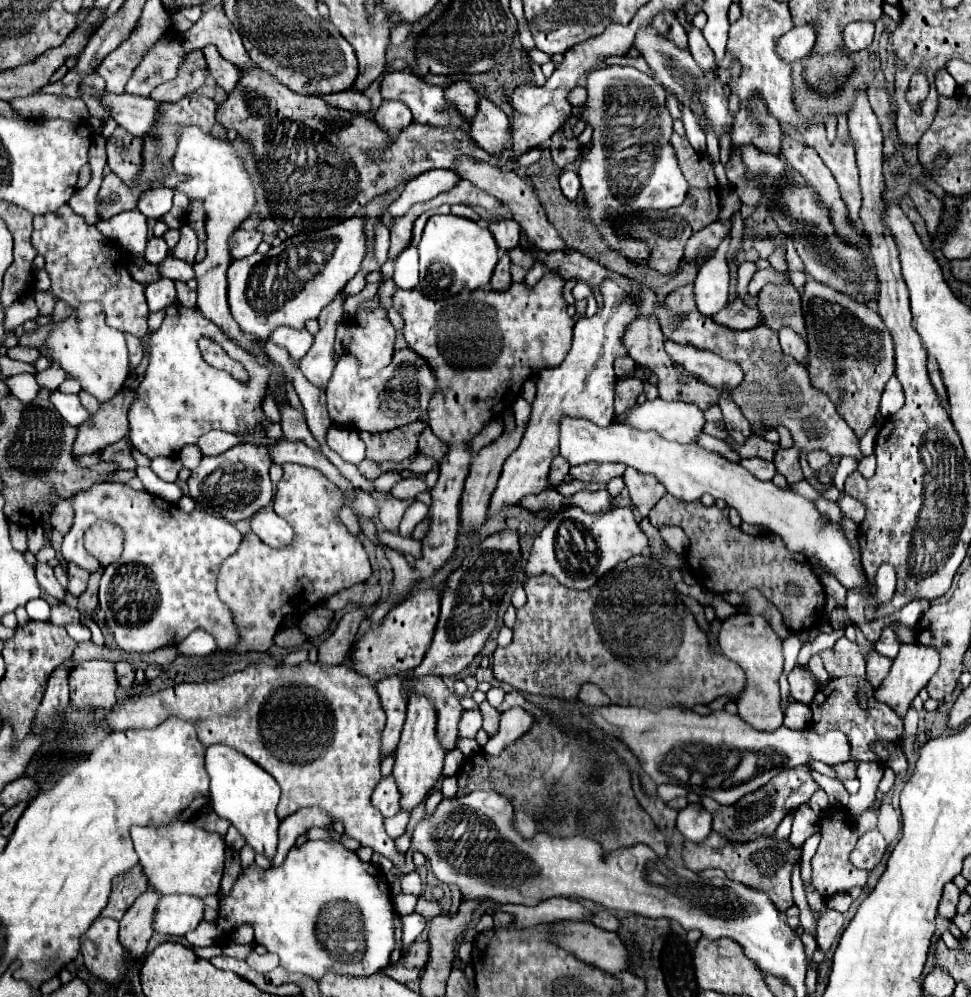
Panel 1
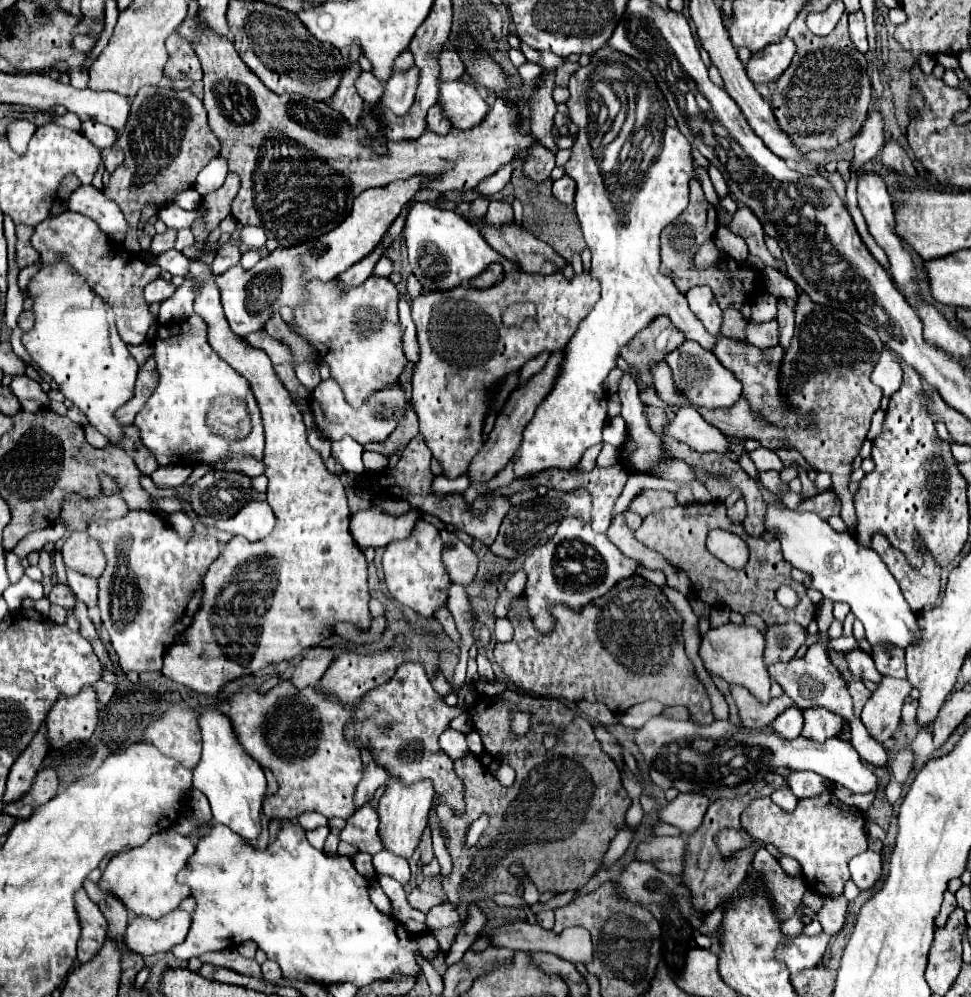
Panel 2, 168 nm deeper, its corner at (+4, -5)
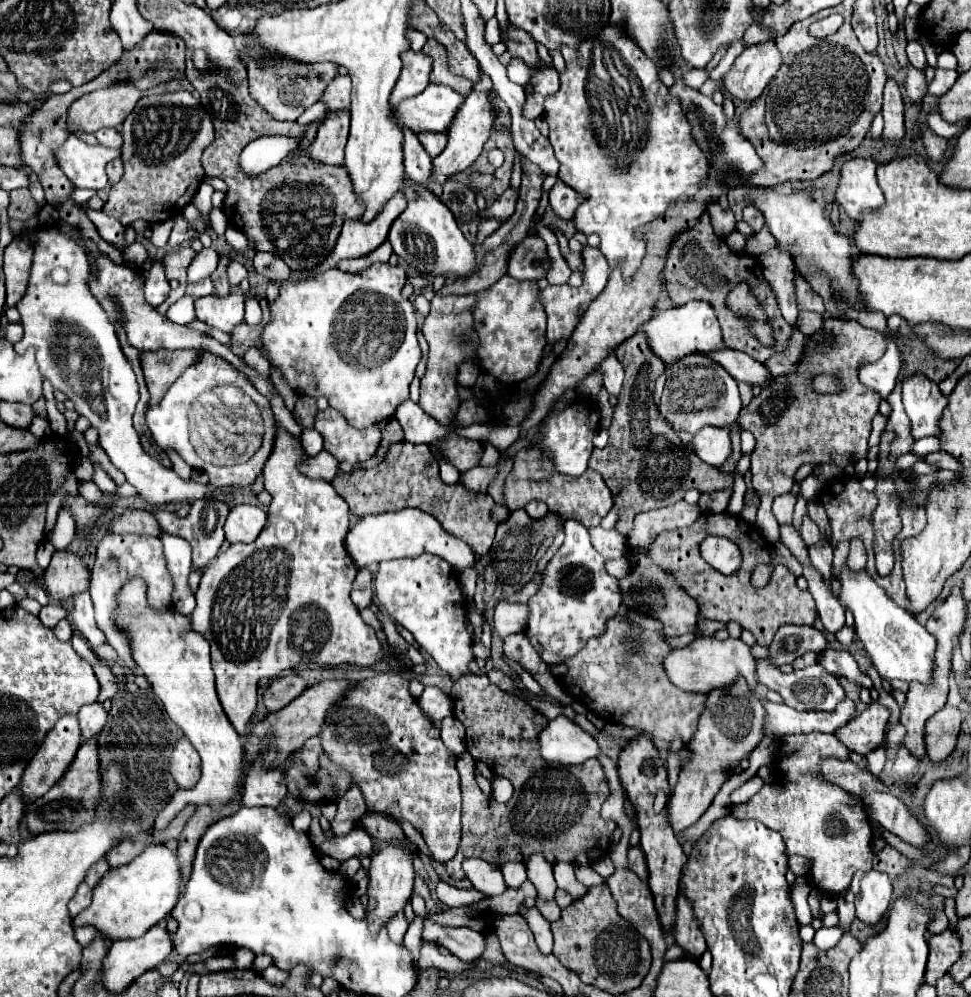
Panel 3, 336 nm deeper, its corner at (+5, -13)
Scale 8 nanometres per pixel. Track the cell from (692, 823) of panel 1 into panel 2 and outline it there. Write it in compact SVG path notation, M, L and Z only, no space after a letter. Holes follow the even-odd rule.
M678 793L676 799L668 801L664 807L658 809L660 821L666 821L678 829L682 829L684 835L694 833L708 809L710 799L702 793Z

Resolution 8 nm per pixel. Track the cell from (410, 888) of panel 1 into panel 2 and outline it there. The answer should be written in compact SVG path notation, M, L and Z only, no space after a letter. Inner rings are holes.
M412 889L412 891L408 893L408 901L410 901L410 905L412 905L412 907L420 909L422 913L428 913L434 905L442 903L444 899L442 899L442 897L438 897L438 895L424 893L424 891L420 891L420 889Z

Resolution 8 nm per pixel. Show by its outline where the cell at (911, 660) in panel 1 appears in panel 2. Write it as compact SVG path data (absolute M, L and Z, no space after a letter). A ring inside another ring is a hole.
M882 677L878 689L864 705L860 719L878 743L886 743L900 725L900 711L910 691L912 685L906 679Z

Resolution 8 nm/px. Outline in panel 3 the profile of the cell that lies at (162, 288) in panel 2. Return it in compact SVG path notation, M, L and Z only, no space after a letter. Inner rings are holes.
M157 261L147 273L145 273L145 299L149 305L157 307L169 297L169 281L165 279L163 265Z

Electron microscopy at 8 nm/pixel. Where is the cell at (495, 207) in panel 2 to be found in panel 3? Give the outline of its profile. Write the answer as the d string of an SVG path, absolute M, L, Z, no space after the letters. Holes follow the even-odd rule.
M509 187L501 197L497 197L497 201L489 209L483 211L483 217L497 219L503 223L515 213L515 203L517 203L517 193Z

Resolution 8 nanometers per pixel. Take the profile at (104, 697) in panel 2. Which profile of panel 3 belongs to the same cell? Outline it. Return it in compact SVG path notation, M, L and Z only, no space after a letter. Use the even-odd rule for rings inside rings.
M99 701L89 703L79 711L79 725L85 739L91 739L93 735L97 735L105 725L105 721L107 721L107 711Z

